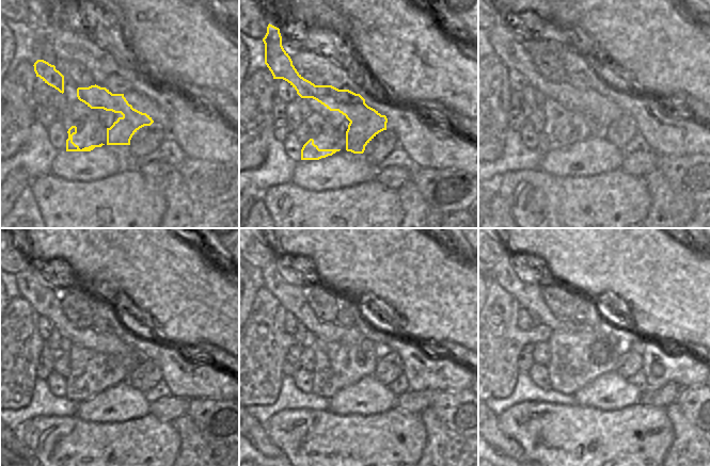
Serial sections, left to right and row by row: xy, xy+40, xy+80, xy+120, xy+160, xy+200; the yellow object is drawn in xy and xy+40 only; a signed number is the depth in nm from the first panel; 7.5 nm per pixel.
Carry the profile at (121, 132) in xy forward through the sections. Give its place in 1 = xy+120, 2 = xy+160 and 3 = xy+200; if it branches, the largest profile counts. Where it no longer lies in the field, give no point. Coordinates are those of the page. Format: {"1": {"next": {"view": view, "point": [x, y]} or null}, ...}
{"1": {"next": {"view": "xy+120", "point": [32, 286]}}, "2": {"next": {"view": "xy+160", "point": [292, 298]}}, "3": {"next": {"view": "xy+200", "point": [529, 296]}}}

